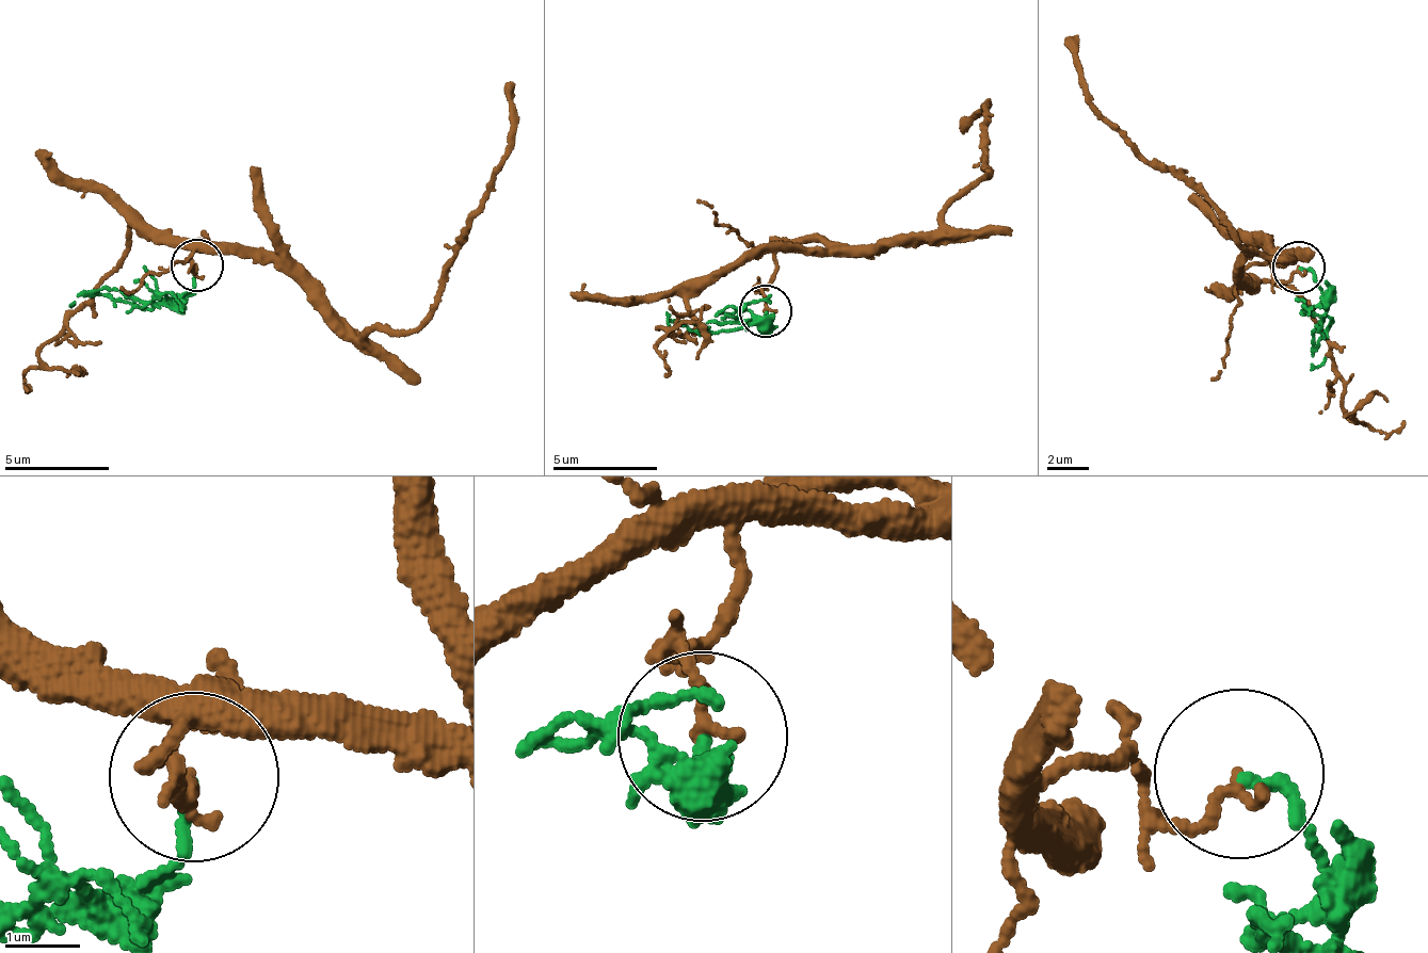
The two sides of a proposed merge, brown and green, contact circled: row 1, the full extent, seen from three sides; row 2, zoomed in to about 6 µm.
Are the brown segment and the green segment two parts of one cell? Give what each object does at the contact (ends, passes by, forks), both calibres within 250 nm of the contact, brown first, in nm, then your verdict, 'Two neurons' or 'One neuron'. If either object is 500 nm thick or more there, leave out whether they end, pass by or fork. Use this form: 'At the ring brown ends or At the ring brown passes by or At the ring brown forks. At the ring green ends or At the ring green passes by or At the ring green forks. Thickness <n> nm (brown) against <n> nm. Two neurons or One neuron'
At the ring brown ends. At the ring green ends. Thickness 160 nm (brown) against 160 nm. Two neurons

